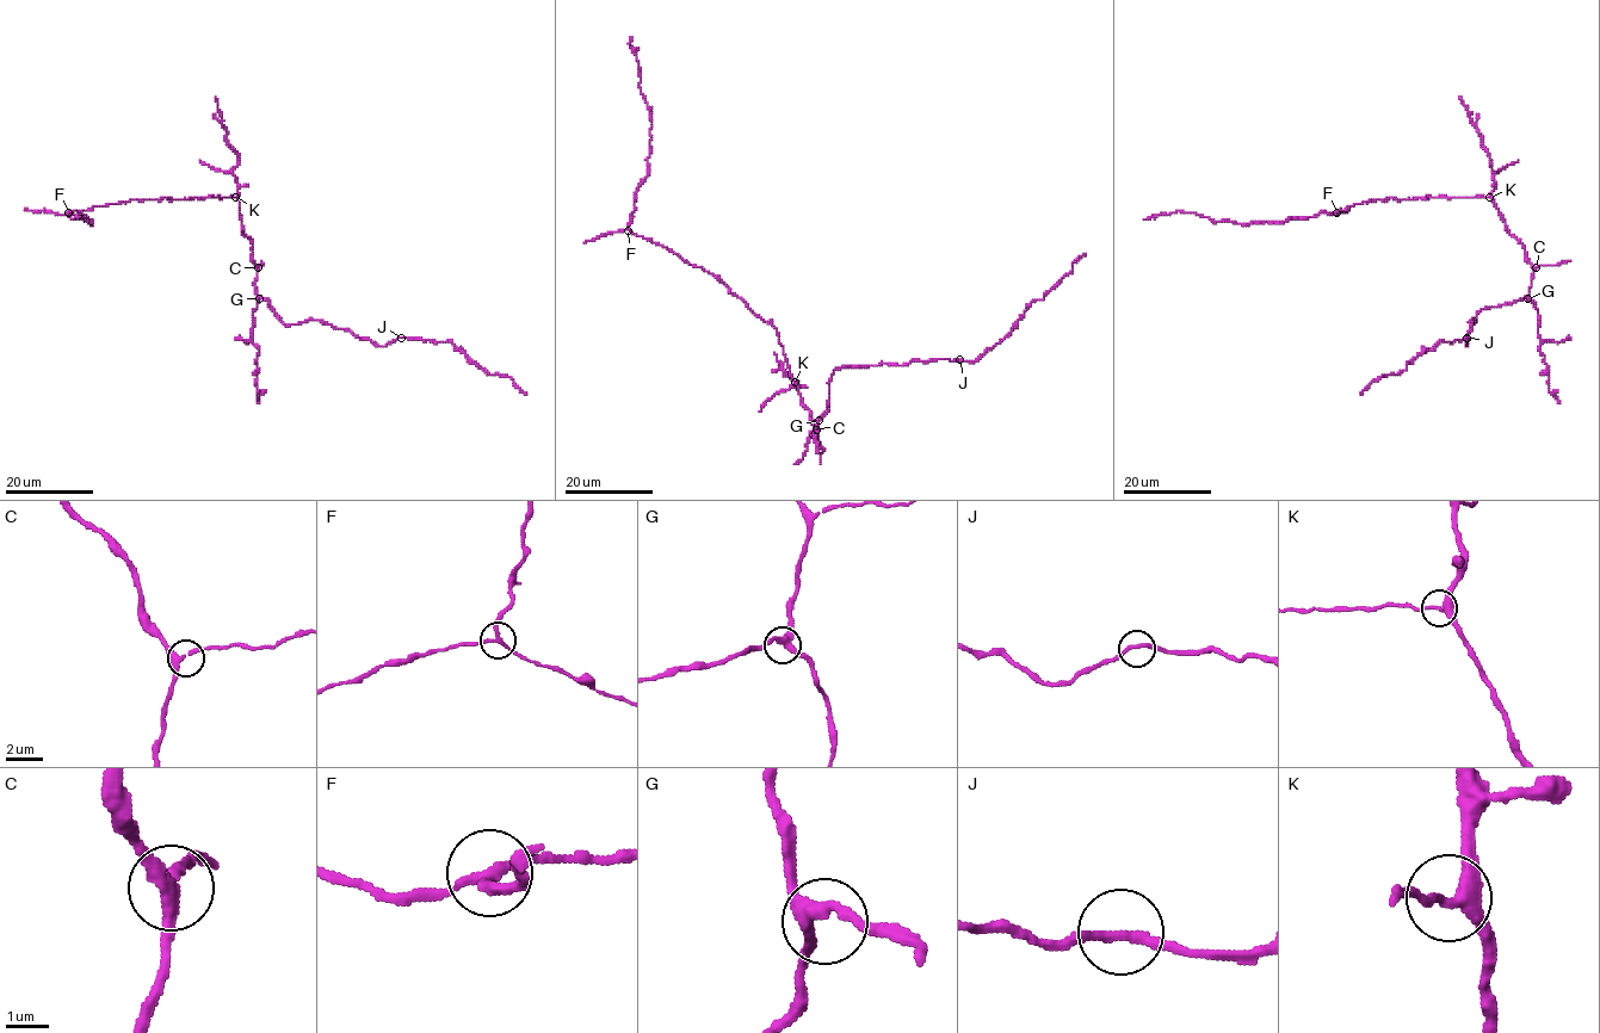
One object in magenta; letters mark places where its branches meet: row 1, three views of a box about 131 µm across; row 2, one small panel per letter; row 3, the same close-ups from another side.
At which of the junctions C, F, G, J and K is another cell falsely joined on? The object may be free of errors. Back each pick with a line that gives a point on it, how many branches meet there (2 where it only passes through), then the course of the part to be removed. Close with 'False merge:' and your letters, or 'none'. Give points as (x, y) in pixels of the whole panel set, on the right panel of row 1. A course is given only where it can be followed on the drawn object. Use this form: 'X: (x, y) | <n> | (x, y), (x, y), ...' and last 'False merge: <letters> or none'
F: (1336, 212) | 3
False merge: F

